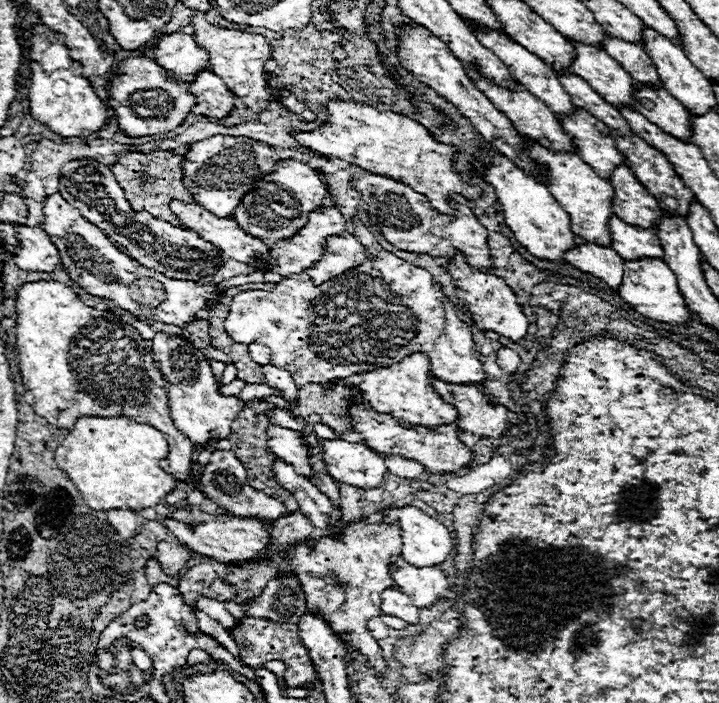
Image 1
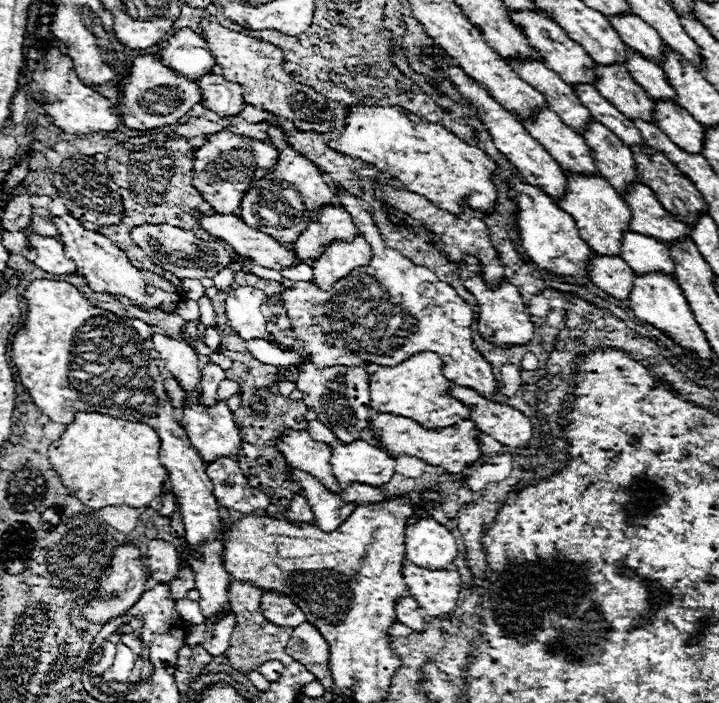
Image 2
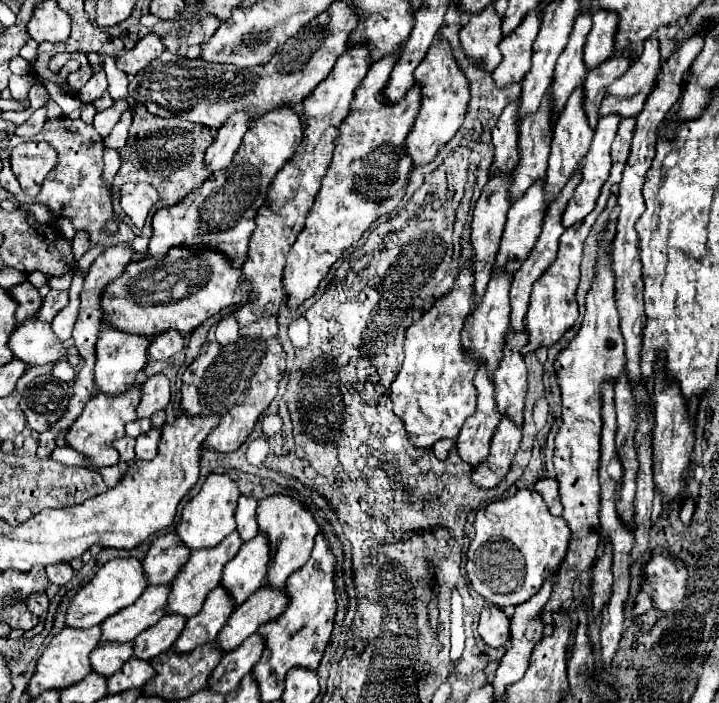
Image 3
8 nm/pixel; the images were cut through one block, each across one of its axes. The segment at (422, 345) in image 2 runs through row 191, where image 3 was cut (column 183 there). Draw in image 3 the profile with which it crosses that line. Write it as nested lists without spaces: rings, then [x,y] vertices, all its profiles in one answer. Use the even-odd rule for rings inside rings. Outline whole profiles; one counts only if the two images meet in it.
[[[168,330],[168,332],[160,332],[152,338],[150,342],[150,348],[148,348],[148,354],[150,358],[154,360],[164,360],[164,358],[170,358],[174,356],[176,352],[180,352],[184,348],[184,338],[180,332],[176,330]]]

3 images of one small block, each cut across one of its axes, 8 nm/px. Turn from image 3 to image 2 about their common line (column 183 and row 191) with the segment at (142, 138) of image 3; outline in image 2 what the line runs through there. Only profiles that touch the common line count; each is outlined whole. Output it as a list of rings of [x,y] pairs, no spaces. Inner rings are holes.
[[[166,134],[156,136],[136,136],[126,138],[118,142],[108,154],[106,154],[106,168],[112,176],[112,180],[120,186],[120,196],[124,198],[124,214],[120,224],[112,226],[100,226],[98,232],[108,236],[120,250],[126,252],[130,264],[134,268],[148,268],[150,272],[156,272],[158,276],[164,276],[170,284],[174,284],[176,292],[182,294],[182,280],[172,276],[172,272],[164,272],[160,266],[156,266],[138,244],[130,238],[130,230],[134,226],[142,224],[176,224],[180,228],[188,228],[194,232],[194,236],[200,236],[202,240],[216,240],[210,236],[200,222],[196,220],[196,212],[202,216],[214,216],[216,210],[200,196],[200,192],[192,186],[192,168],[194,168],[194,146],[186,138],[172,138]]]

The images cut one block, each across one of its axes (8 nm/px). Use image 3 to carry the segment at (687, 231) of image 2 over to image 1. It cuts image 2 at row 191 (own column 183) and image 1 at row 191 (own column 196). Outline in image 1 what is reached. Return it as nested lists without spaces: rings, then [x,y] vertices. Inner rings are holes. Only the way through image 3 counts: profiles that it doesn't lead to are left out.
[[[616,166],[612,170],[610,184],[614,188],[612,208],[616,216],[628,220],[628,224],[640,224],[642,228],[652,228],[660,220],[662,210],[658,202],[626,166]]]

